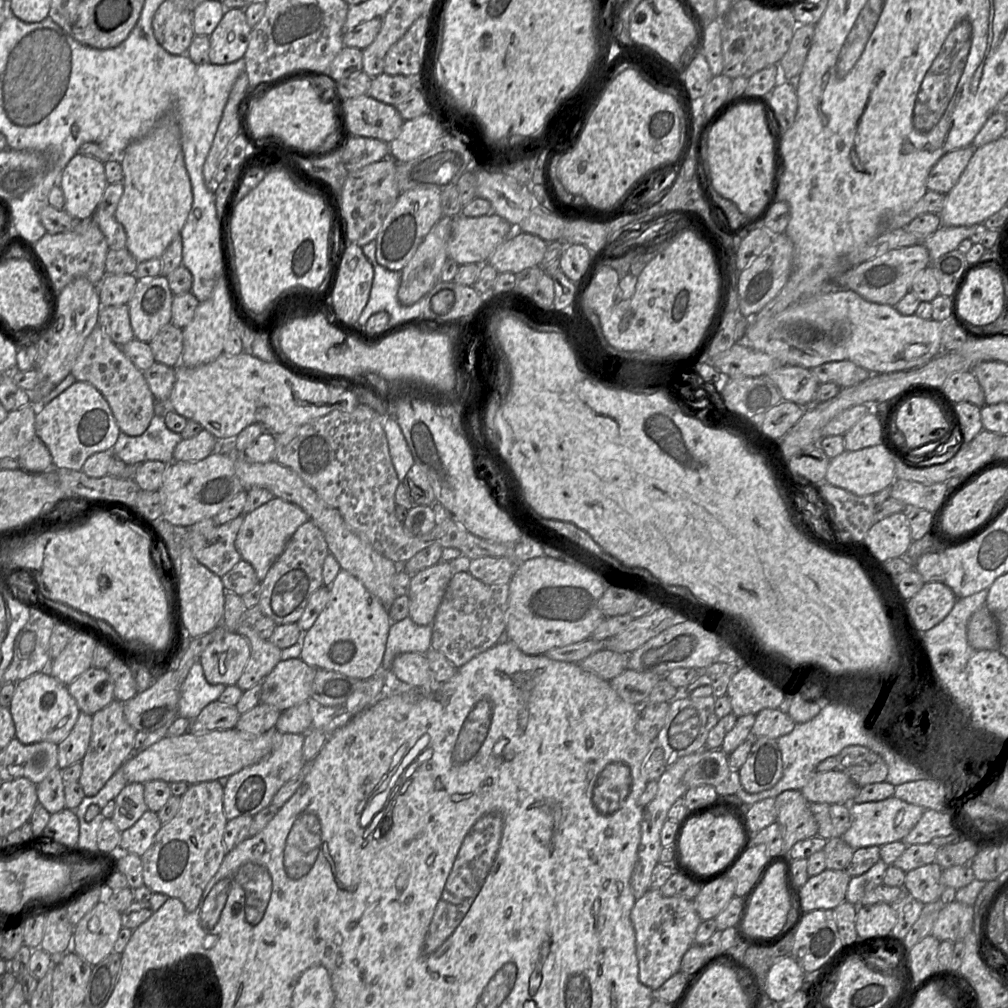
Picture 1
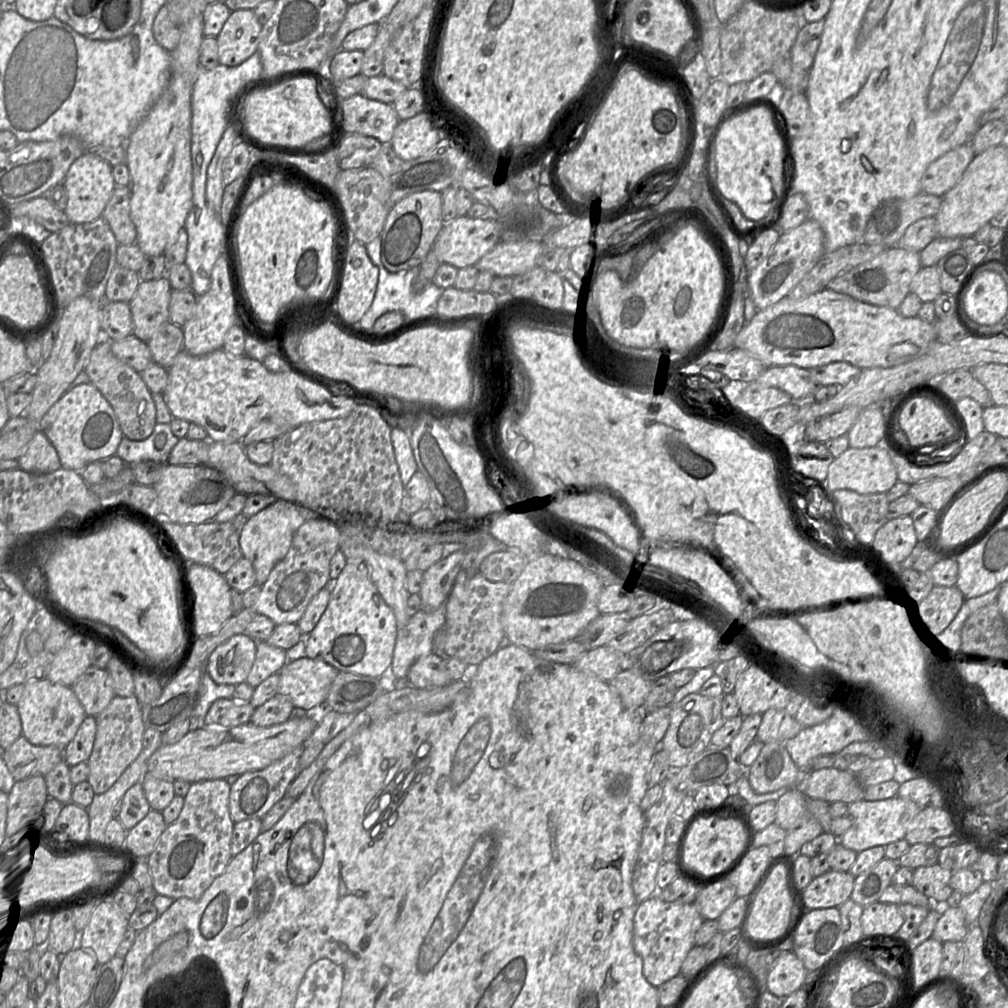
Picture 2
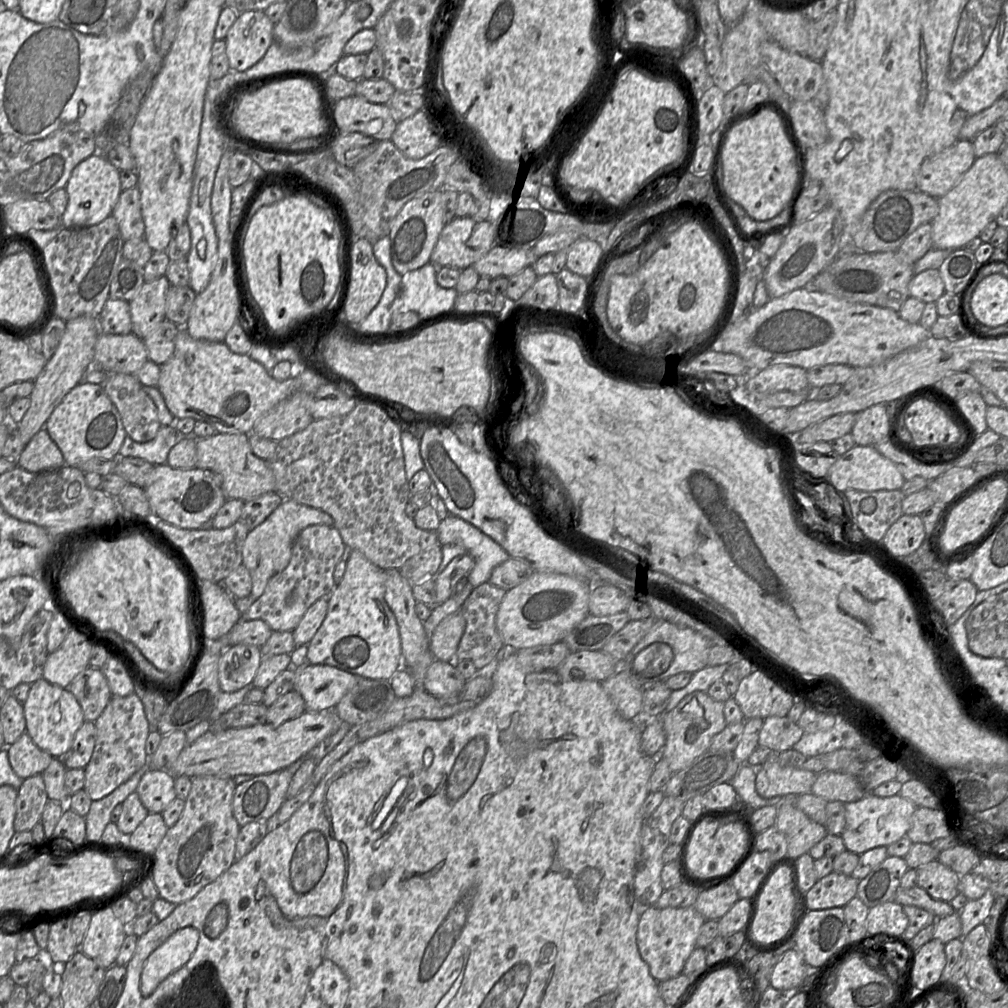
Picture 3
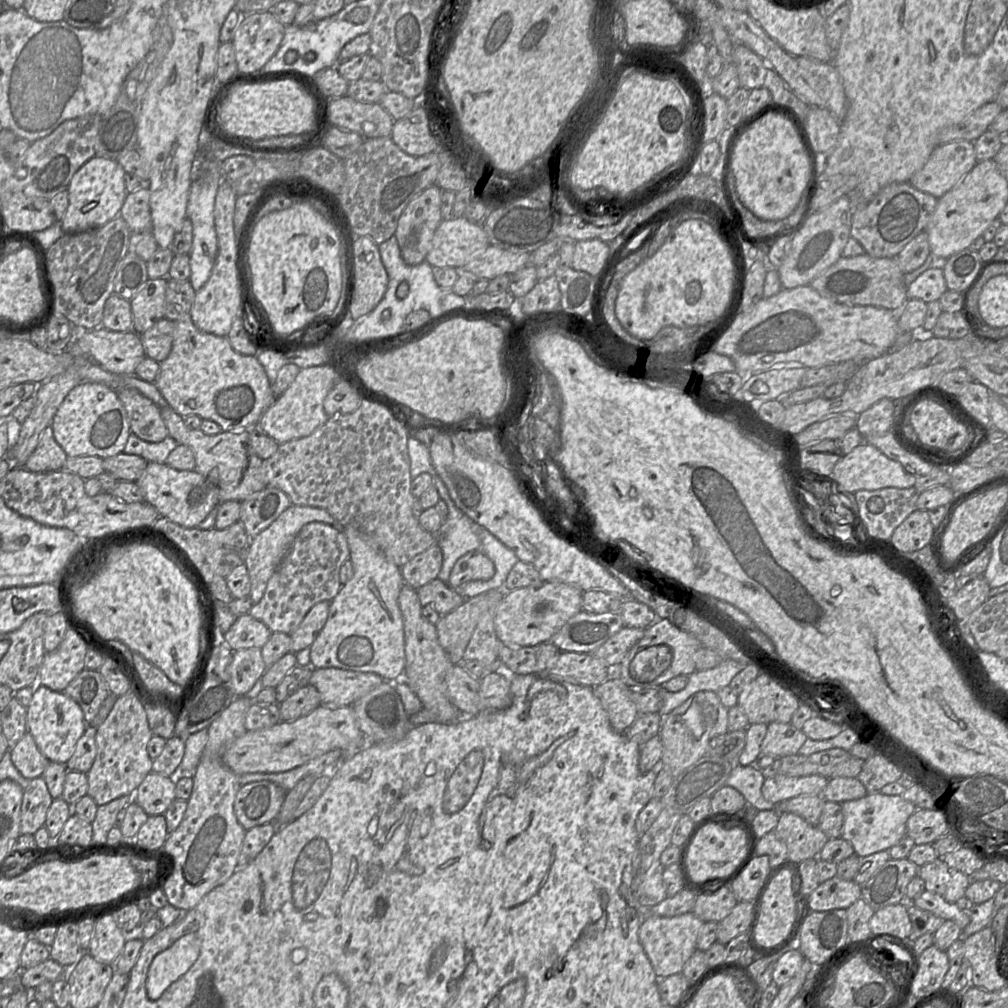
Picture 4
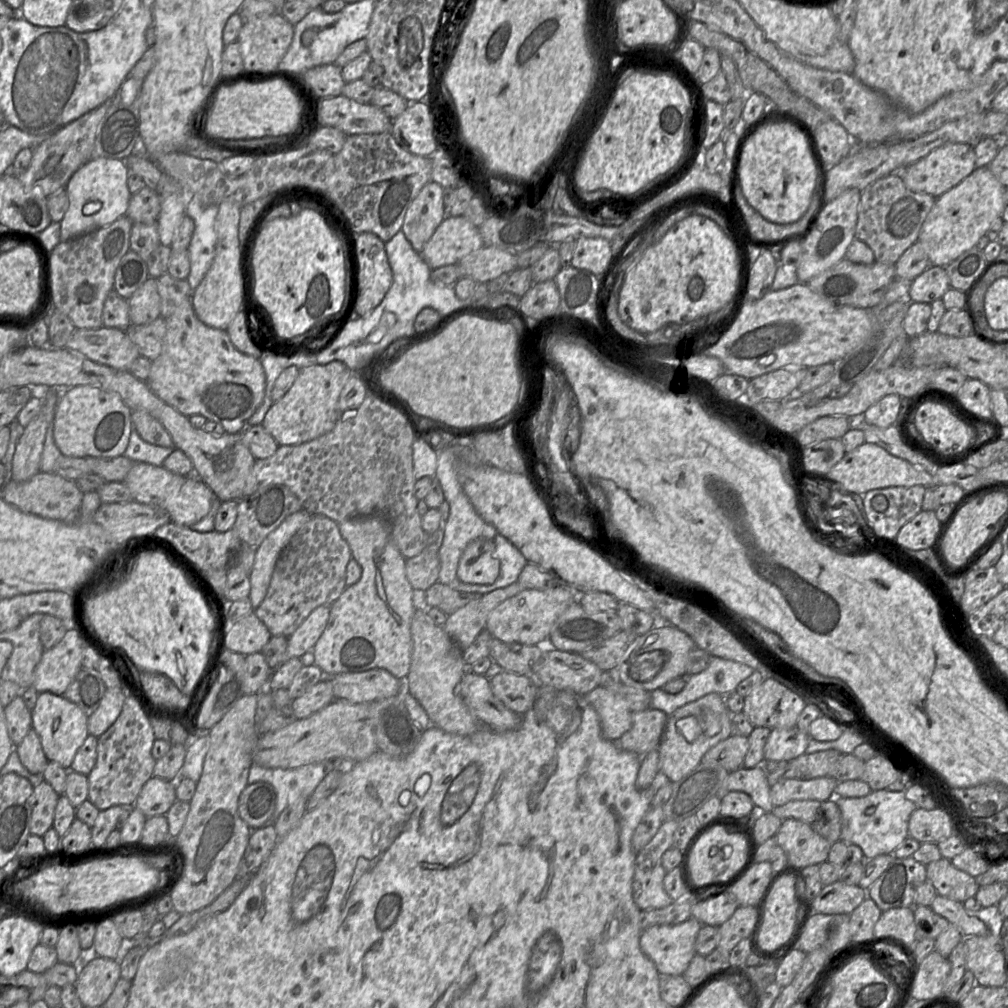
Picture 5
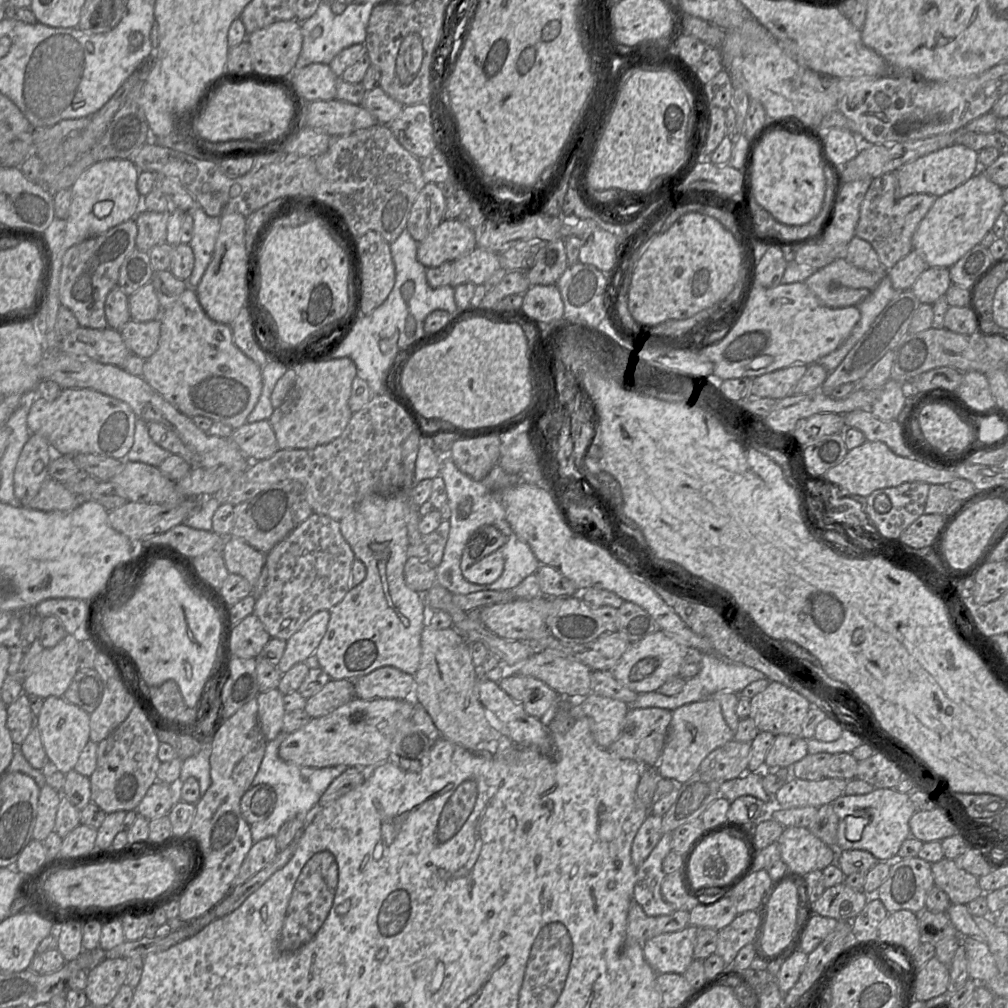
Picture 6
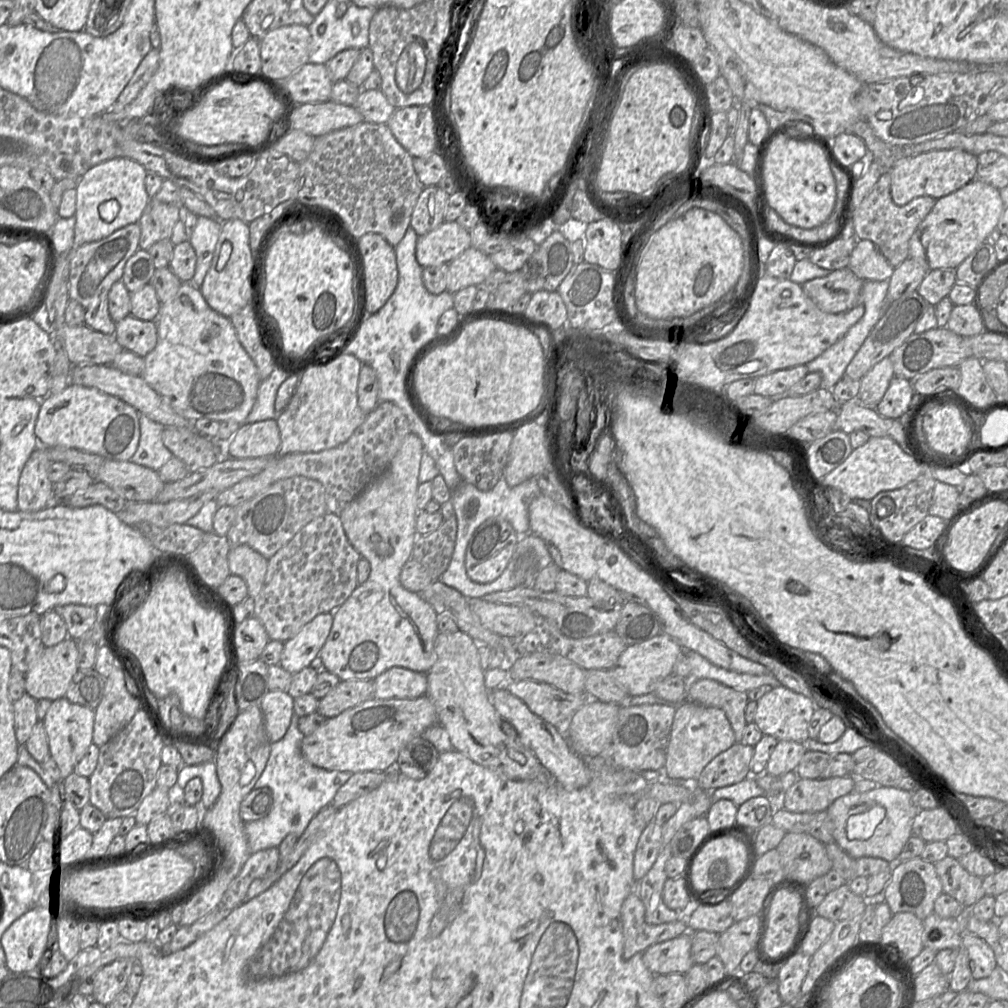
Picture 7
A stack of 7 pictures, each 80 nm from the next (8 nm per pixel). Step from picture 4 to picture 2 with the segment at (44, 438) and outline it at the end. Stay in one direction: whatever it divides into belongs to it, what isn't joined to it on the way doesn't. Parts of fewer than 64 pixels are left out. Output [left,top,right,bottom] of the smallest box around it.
[17,430,62,474]

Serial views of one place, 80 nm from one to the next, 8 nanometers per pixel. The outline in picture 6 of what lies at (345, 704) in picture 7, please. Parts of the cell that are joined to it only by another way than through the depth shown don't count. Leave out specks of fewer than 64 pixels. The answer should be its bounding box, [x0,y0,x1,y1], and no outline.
[304,680,355,719]

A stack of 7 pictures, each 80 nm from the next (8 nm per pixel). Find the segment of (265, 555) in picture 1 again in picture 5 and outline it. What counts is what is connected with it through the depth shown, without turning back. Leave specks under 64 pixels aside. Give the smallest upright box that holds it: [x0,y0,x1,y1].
[249,509,312,609]

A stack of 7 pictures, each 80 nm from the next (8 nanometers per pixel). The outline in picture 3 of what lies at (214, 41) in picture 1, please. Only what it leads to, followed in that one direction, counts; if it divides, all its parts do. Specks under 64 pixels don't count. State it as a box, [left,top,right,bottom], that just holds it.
[224,11,274,71]

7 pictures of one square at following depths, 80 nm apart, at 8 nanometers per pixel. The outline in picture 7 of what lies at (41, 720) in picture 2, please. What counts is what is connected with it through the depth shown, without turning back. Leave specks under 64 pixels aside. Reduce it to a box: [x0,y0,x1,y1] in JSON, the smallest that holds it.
[42,697,95,780]

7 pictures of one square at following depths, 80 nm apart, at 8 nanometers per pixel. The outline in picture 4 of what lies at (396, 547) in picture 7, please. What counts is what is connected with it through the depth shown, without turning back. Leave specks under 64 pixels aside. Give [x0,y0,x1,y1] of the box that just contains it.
[310,527,406,681]

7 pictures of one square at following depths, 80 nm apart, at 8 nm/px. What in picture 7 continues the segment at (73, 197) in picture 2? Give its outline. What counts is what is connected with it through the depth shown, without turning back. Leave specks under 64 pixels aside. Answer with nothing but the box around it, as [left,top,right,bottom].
[69,158,150,262]

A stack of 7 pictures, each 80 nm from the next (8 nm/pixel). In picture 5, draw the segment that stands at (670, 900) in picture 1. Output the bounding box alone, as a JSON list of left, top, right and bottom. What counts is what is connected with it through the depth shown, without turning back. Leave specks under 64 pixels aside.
[640,918,702,976]

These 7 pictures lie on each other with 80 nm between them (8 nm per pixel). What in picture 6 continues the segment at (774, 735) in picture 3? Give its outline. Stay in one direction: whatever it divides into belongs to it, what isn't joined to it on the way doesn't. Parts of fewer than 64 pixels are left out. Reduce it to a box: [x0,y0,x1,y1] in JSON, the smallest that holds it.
[765,735,807,767]

